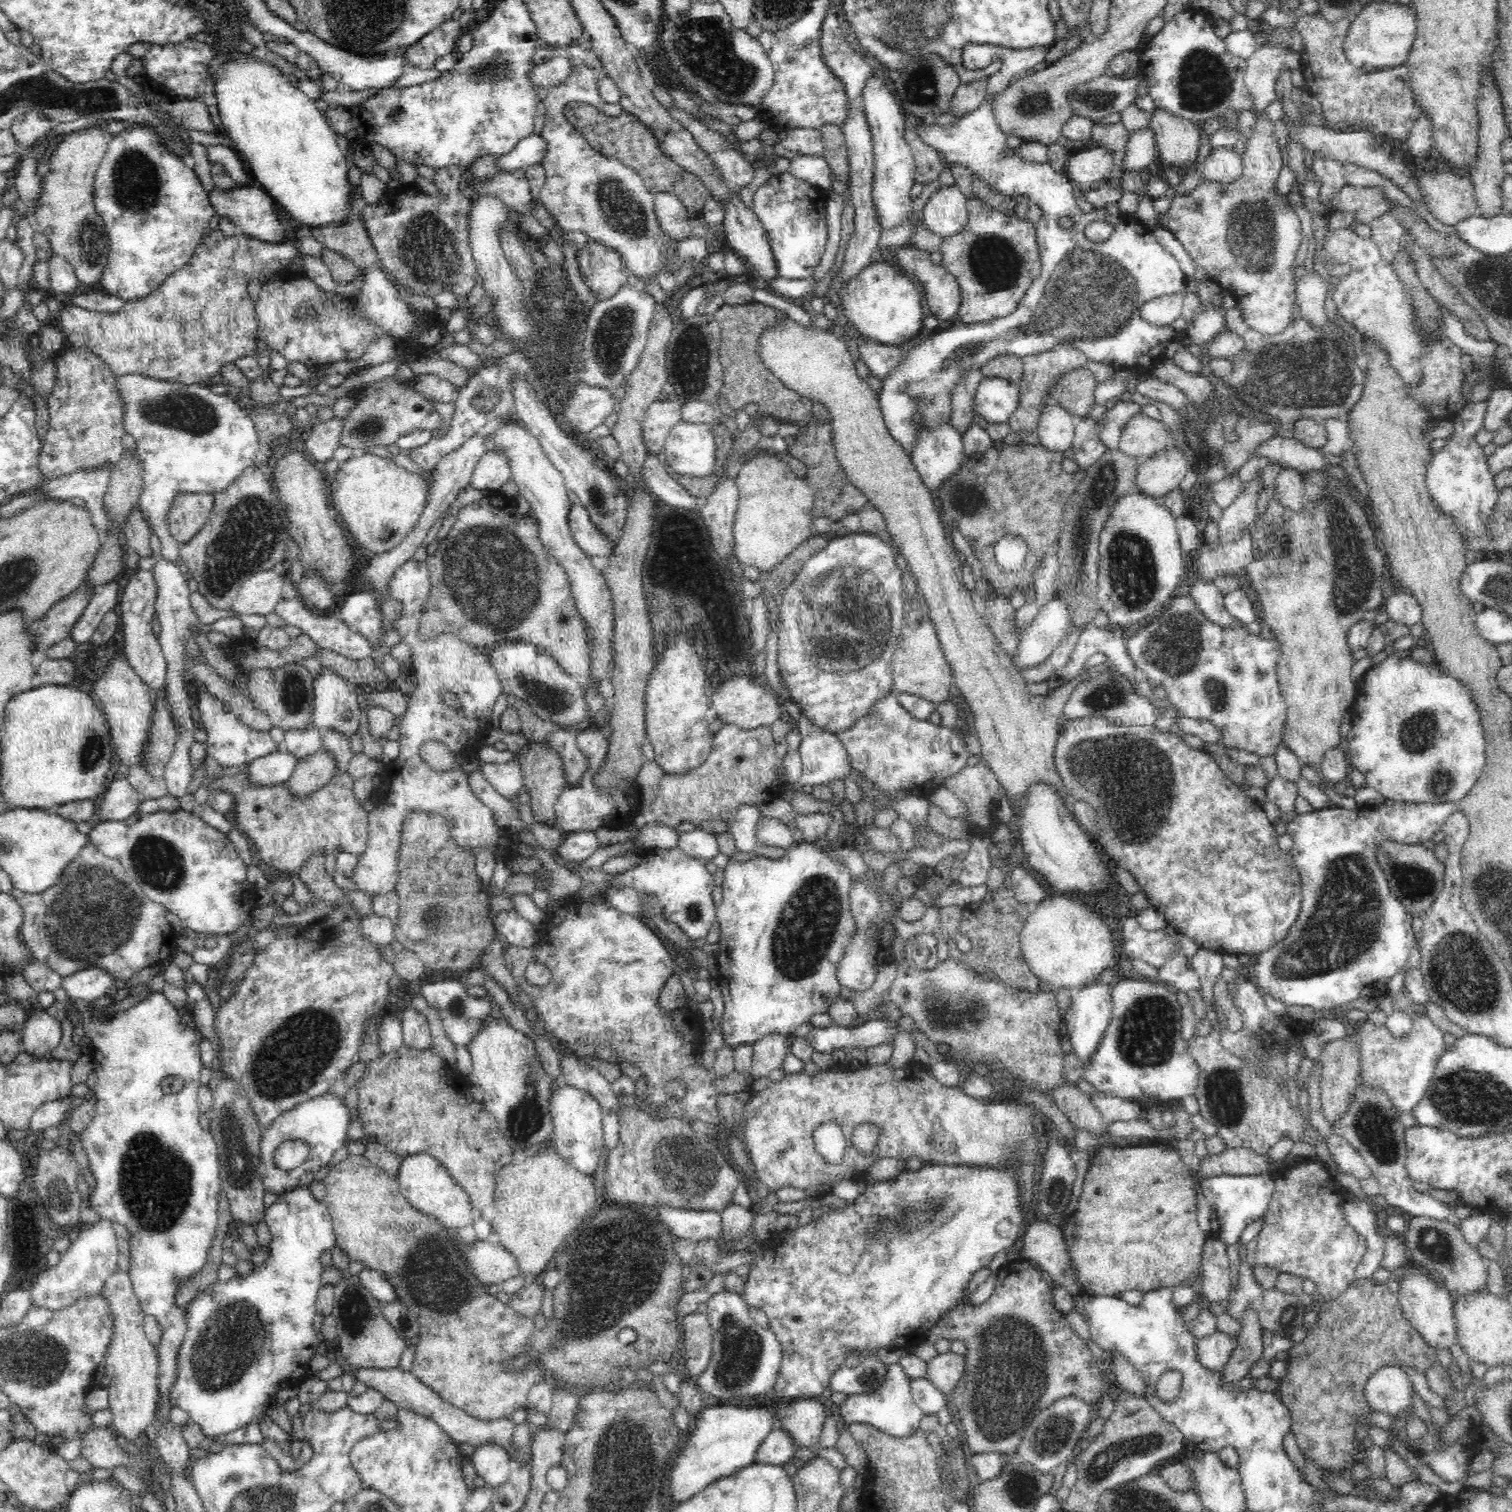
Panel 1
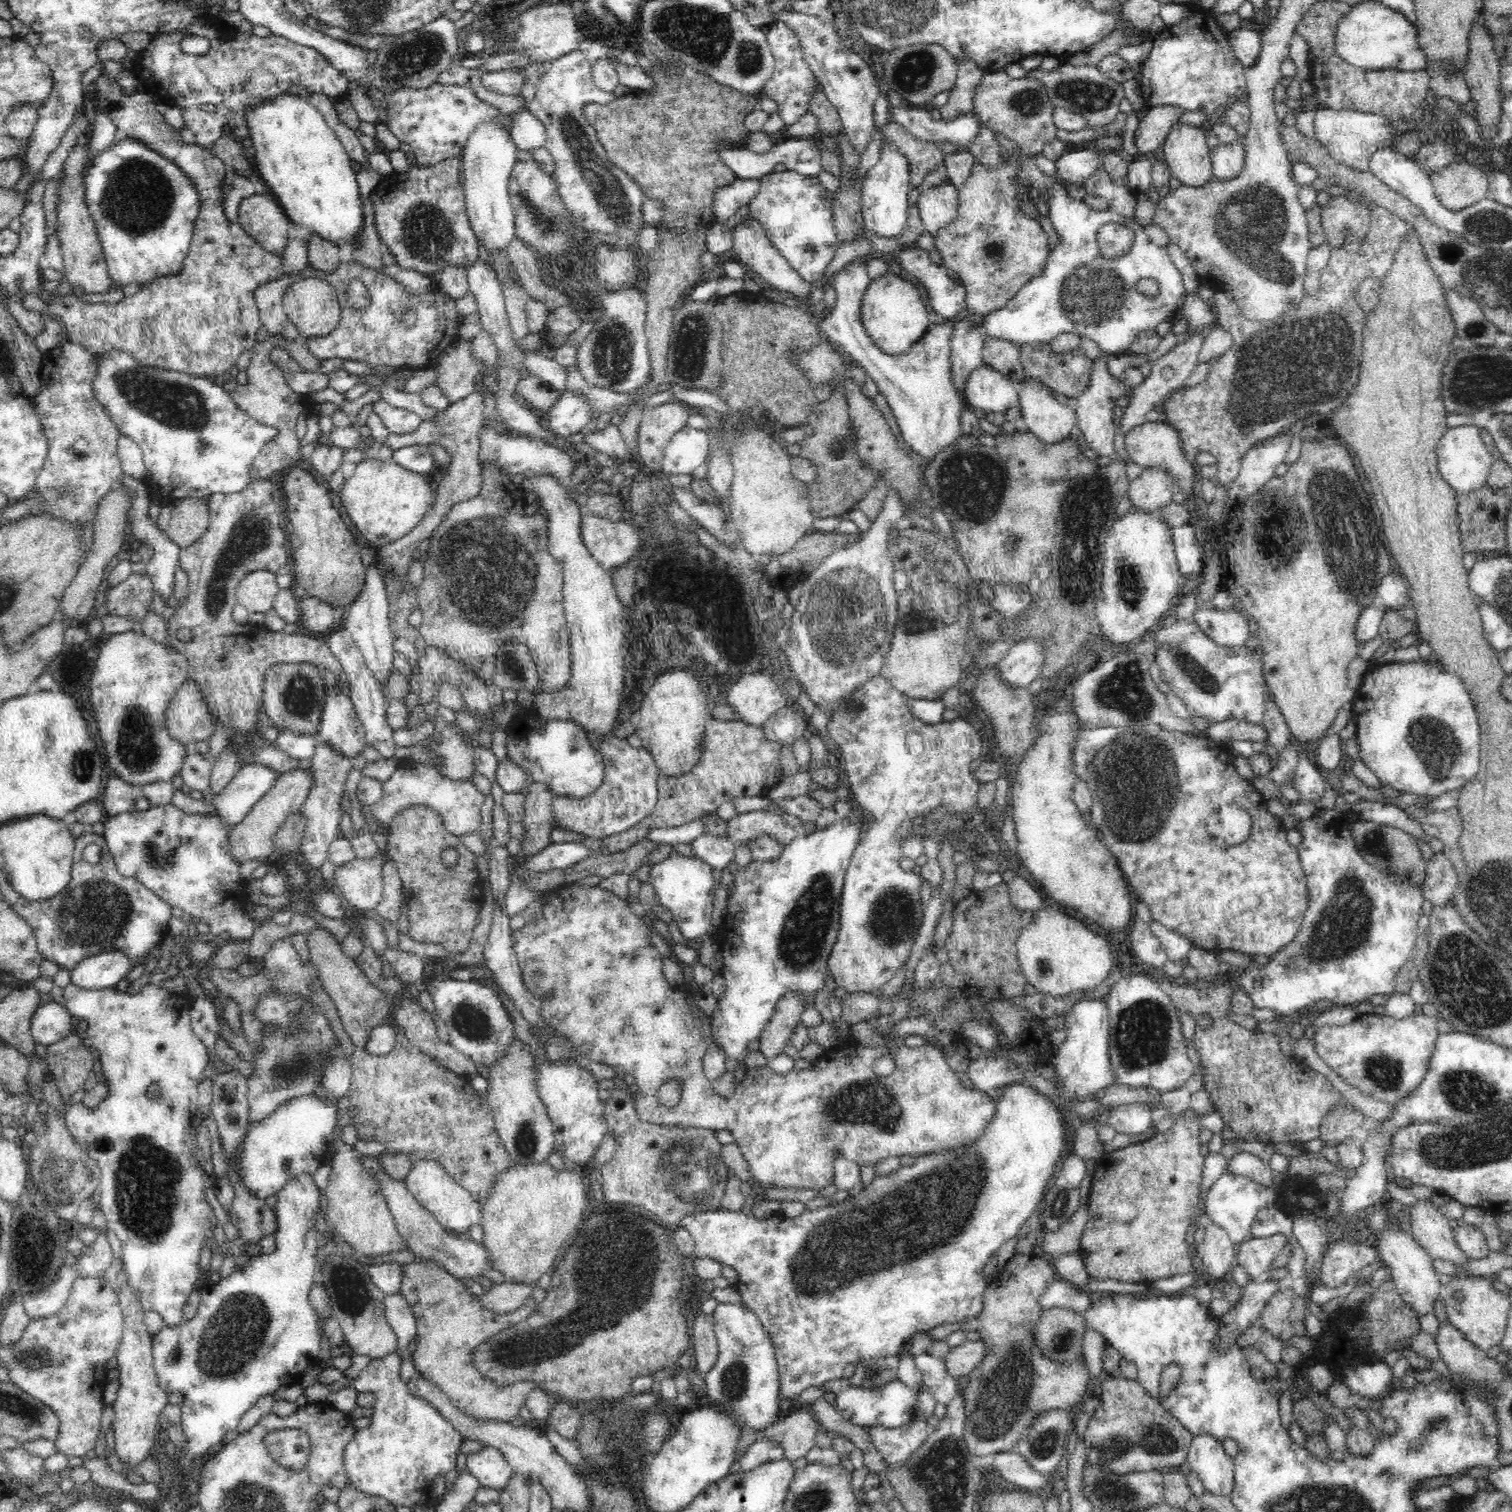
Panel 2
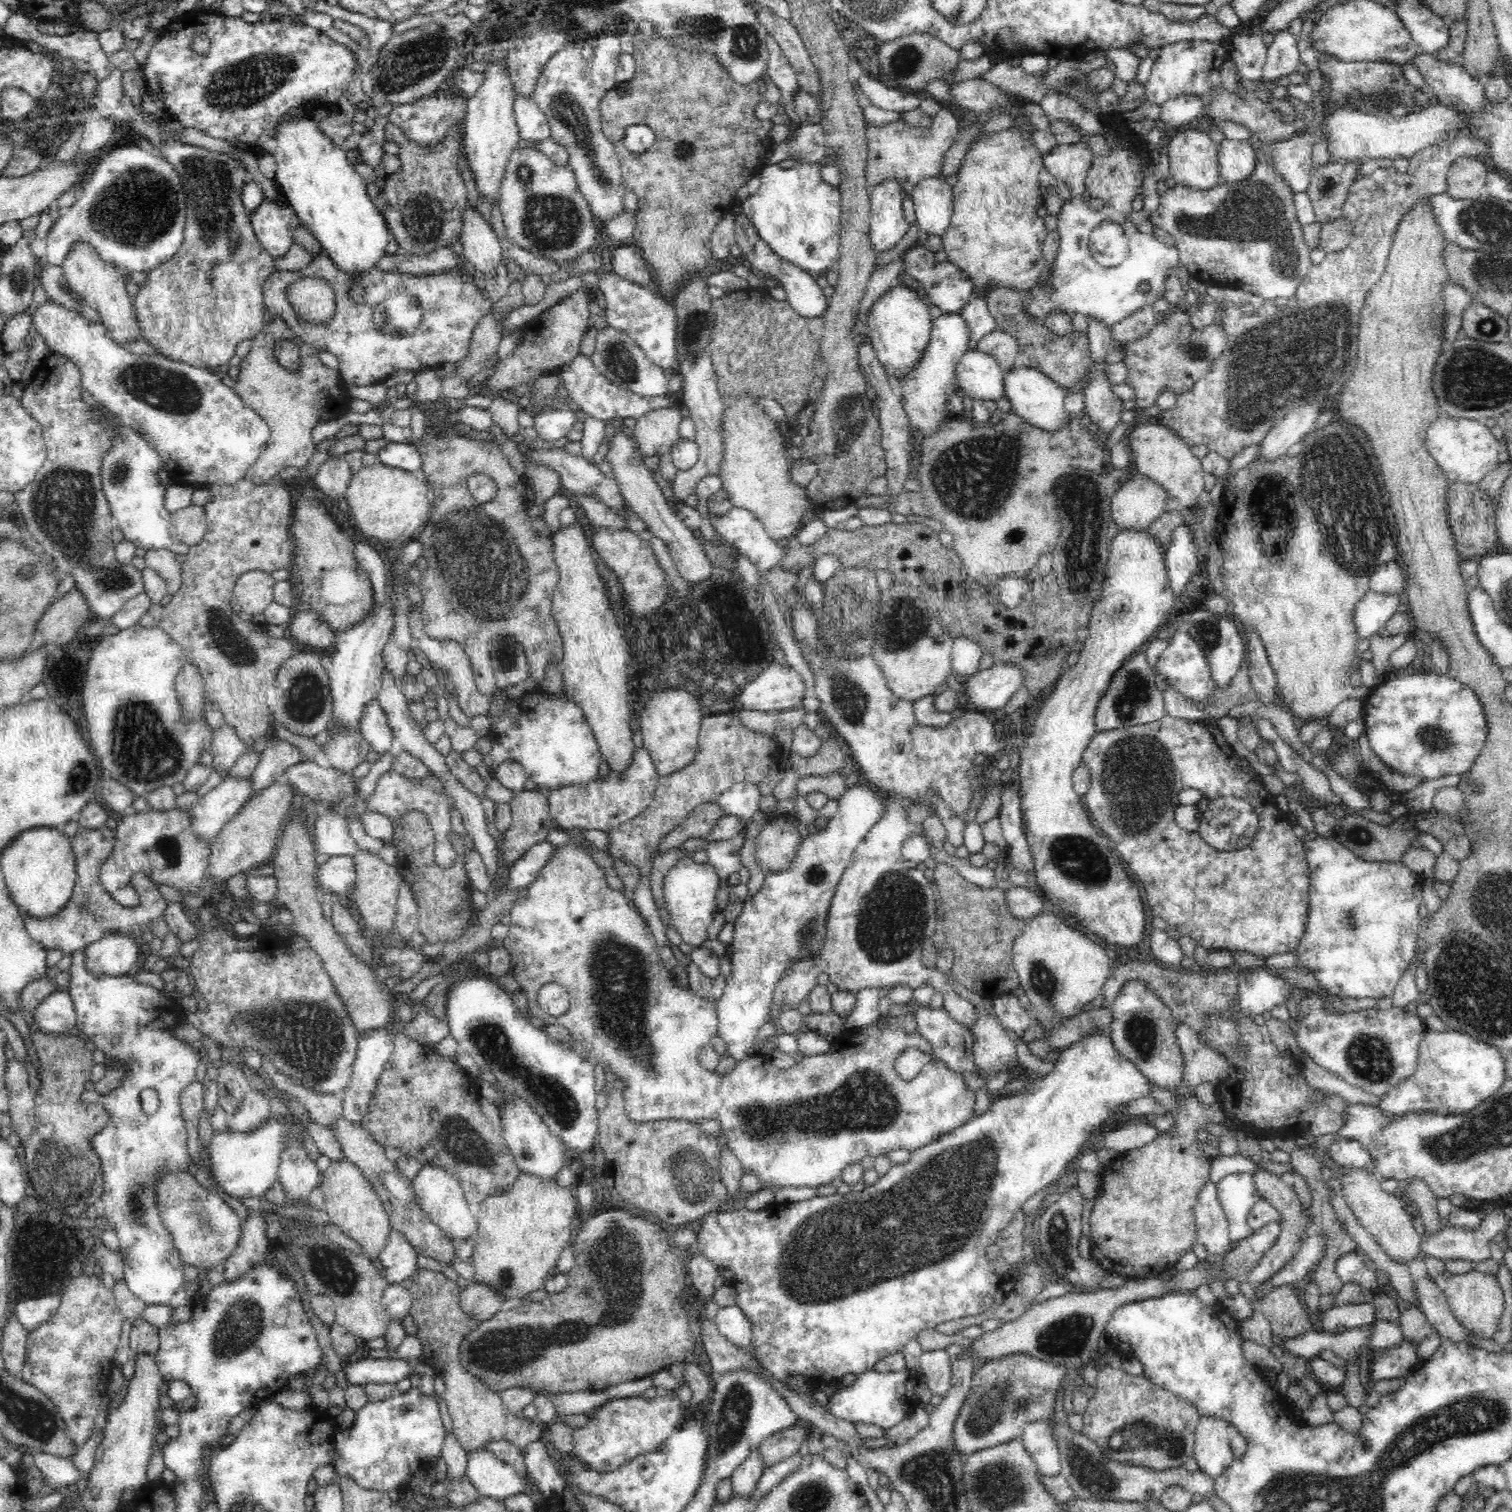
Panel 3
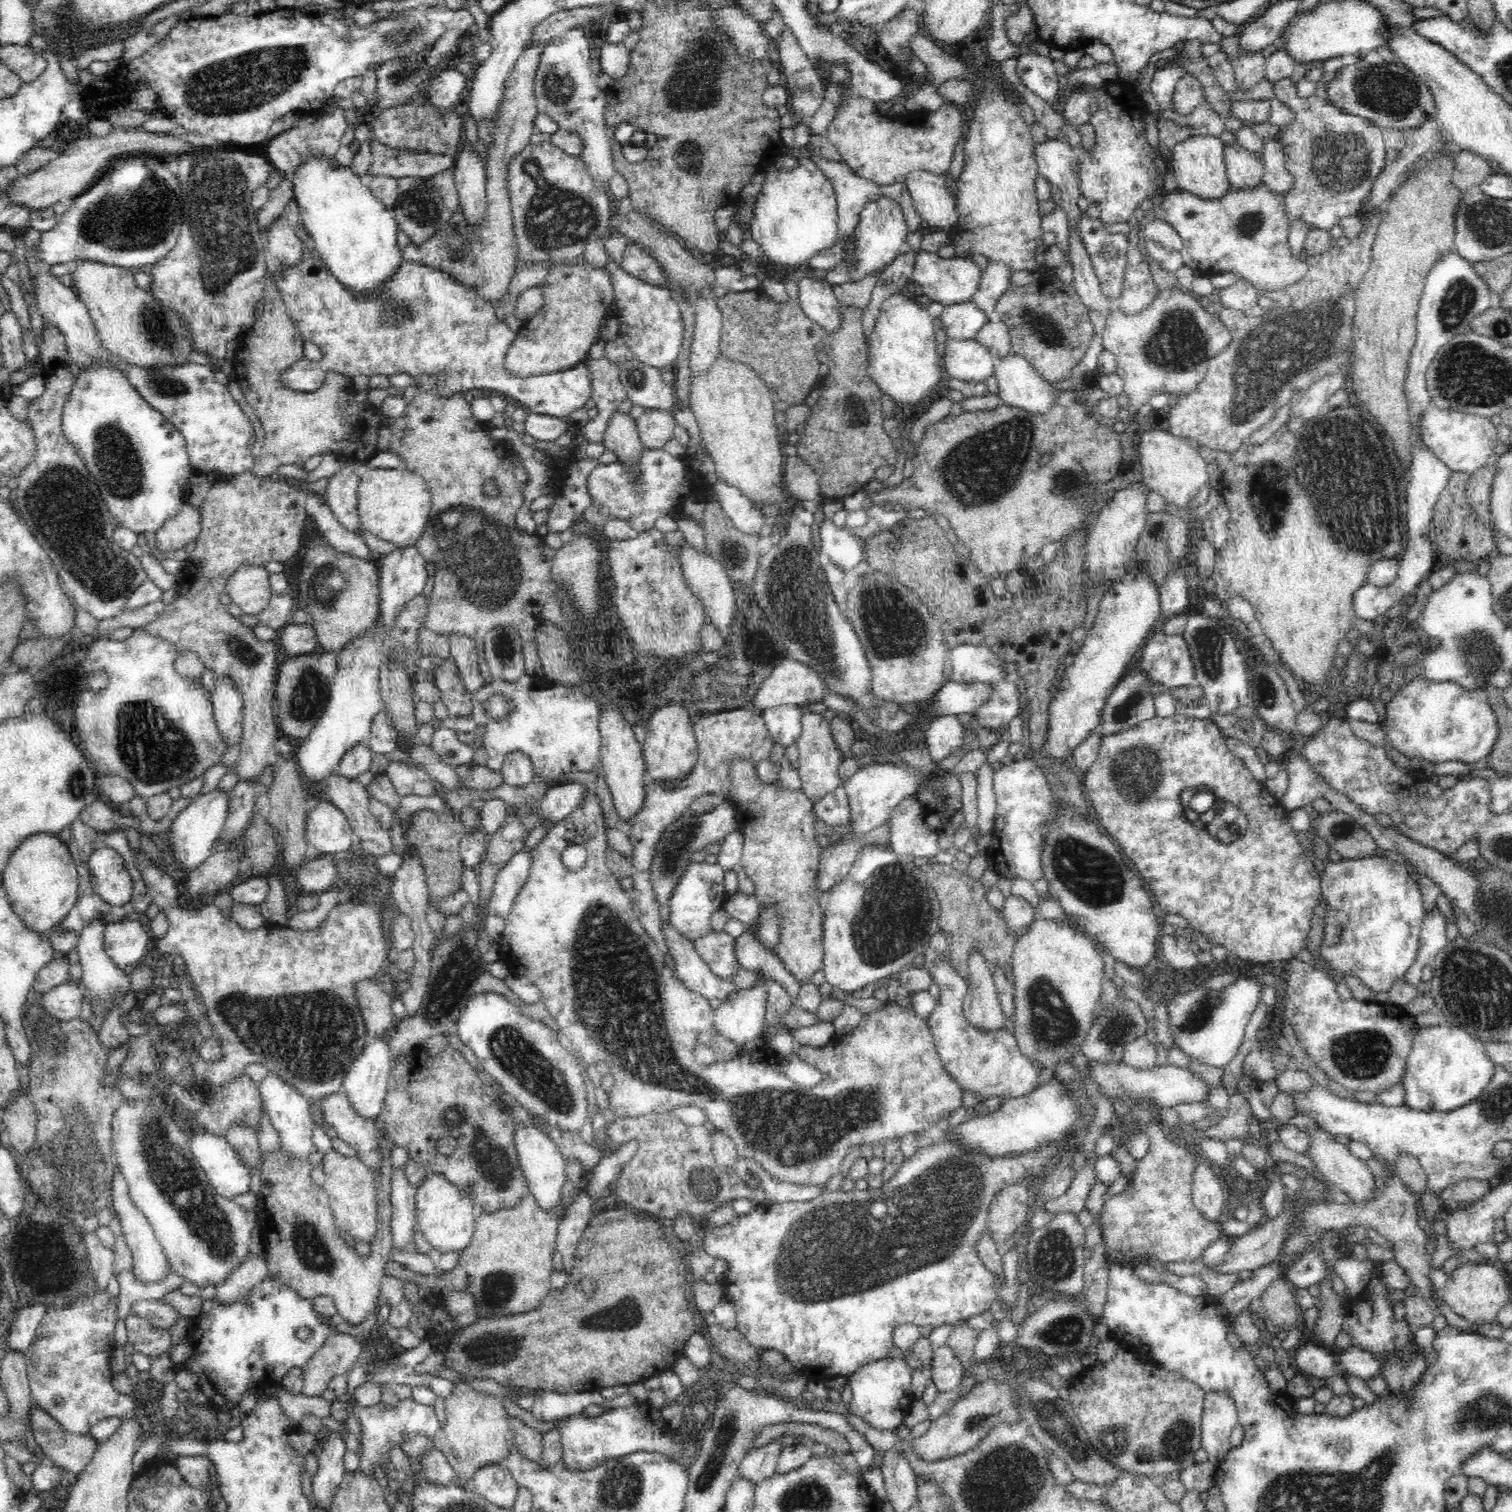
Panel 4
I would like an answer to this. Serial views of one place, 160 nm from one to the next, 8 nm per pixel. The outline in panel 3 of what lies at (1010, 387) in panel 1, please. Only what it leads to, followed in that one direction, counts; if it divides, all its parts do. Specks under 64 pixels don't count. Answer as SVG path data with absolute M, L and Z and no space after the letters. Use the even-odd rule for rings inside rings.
M967 350L955 364L955 377L961 395L973 401L994 401L1005 396L1001 365L989 353Z

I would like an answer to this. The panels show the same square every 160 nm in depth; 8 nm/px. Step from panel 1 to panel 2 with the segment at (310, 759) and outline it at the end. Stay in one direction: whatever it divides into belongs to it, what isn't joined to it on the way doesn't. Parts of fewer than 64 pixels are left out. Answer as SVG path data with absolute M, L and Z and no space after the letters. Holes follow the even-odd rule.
M304 763L304 767L292 770L279 775L276 782L270 786L270 790L264 793L262 798L250 808L244 820L236 825L232 825L228 834L230 845L233 846L233 858L240 864L244 861L257 860L261 864L266 863L266 859L274 852L272 837L285 822L288 815L296 814L300 811L306 797L315 784L312 779L312 771Z

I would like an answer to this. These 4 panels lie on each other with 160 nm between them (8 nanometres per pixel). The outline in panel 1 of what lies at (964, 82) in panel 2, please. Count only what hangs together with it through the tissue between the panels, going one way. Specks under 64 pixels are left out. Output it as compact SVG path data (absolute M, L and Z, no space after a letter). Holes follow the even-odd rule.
M987 79L974 80L974 82L963 82L956 89L952 100L950 100L950 114L955 117L966 116L974 112L987 95Z

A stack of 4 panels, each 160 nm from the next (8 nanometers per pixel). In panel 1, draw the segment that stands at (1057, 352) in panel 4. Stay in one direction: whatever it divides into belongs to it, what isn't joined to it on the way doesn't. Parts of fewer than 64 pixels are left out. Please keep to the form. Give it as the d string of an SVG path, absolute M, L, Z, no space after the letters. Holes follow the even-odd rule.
M1086 367L1060 373L1056 384L1050 388L1050 395L1058 405L1079 419L1089 416L1095 406L1094 392L1097 382Z

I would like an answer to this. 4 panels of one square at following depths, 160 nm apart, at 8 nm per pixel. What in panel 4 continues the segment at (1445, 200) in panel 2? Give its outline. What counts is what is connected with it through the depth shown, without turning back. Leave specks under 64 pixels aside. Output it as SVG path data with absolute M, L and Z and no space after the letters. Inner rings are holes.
M1459 150L1453 172L1453 185L1456 188L1463 191L1480 186L1491 174L1492 165L1489 160L1467 150Z

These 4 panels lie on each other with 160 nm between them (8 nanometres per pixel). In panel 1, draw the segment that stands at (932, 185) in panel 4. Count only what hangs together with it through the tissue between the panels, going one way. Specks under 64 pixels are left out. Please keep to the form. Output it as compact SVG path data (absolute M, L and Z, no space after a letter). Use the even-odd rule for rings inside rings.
M956 185L938 189L926 201L922 224L941 237L958 233L967 222L966 195Z

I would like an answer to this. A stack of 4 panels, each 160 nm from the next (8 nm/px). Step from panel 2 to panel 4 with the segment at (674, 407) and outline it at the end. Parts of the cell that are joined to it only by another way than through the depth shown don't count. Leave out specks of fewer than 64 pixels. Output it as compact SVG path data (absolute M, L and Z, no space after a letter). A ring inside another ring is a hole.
M645 410L636 420L635 430L644 449L659 450L673 438L676 424L670 413Z

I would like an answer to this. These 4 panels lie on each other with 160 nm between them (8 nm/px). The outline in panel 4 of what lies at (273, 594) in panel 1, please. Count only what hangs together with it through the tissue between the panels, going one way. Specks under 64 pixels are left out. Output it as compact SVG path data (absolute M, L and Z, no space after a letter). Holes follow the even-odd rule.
M244 562L230 574L226 593L243 614L260 614L273 594L270 573L265 567Z

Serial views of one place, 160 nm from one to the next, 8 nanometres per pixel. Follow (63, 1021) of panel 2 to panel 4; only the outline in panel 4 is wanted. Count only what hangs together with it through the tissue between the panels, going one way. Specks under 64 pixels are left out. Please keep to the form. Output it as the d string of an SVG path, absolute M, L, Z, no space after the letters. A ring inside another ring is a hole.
M68 980L40 996L39 1000L42 1008L50 1016L55 1016L58 1020L69 1021L79 1018L85 994L82 984Z

